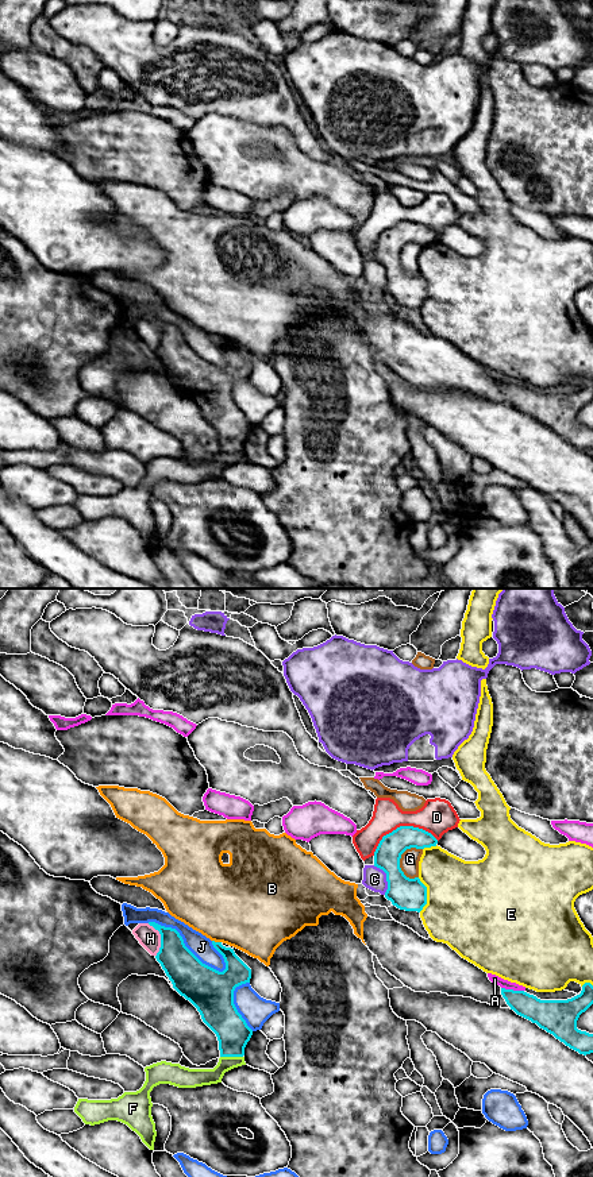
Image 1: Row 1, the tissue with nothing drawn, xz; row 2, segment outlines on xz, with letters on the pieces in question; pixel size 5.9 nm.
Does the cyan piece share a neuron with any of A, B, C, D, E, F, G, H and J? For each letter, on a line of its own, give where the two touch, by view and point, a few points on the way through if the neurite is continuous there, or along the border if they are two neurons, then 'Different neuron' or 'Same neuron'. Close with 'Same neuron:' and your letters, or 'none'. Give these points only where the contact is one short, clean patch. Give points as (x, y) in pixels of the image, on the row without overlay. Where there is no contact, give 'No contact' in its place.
A: Touches cyan at xz (512, 385). Different neuron
B: Touches cyan at xz (216, 338). Different neuron
C: Touches cyan at xz (387, 273). Different neuron
D: Touches cyan at xz (401, 222). Different neuron
E: Touches cyan at xz (426, 290). Different neuron
F: Touches cyan at xz (231, 451). Boundary: xz (220, 451), (242, 452). Different neuron
G: Touches cyan at xz (400, 253). Different neuron
H: Touches cyan at xz (161, 334). Different neuron
J: Touches cyan at xz (184, 339). Different neuron
Same neuron: none

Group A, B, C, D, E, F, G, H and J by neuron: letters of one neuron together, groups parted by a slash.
A / B / C / D / E / F / G / H / J

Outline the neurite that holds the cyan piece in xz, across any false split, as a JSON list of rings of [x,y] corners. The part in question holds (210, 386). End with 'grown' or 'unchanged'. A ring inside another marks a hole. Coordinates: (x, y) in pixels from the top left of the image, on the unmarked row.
[[[149,317],[161,329],[155,354],[173,383],[200,408],[203,417],[216,429],[220,452],[243,452],[253,425],[234,400],[236,382],[250,378],[251,364],[234,344],[212,336],[223,351],[226,364],[219,367],[203,359],[184,339],[176,324]]]; unchanged

